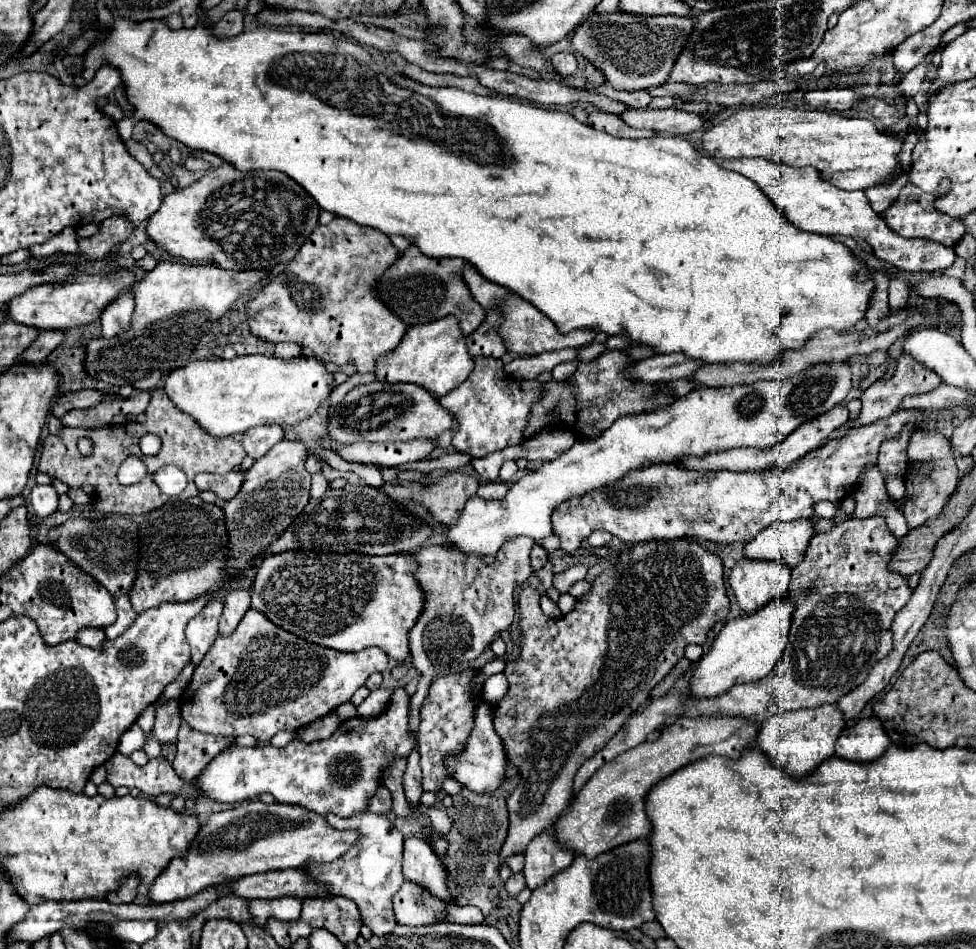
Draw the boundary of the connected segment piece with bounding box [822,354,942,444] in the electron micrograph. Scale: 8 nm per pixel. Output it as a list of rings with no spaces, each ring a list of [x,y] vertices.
[[[902,354],[902,356],[900,356],[900,362],[898,362],[898,366],[896,366],[896,372],[894,372],[888,380],[878,380],[878,382],[874,382],[874,384],[862,394],[862,398],[860,398],[860,400],[862,400],[860,416],[858,416],[856,420],[848,420],[848,422],[842,424],[840,428],[836,428],[822,444],[846,436],[848,430],[852,430],[852,428],[860,428],[860,426],[872,424],[872,422],[876,422],[876,420],[880,420],[880,418],[888,418],[892,412],[898,410],[898,404],[902,402],[904,396],[908,396],[908,394],[926,394],[926,392],[938,388],[940,384],[942,384],[942,380],[940,380],[934,372],[930,372],[930,370],[926,370],[922,364],[914,362],[914,358]]]

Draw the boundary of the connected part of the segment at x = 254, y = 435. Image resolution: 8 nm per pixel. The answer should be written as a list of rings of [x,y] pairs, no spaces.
[[[258,426],[258,428],[252,428],[250,432],[244,434],[242,444],[244,444],[246,454],[256,460],[256,458],[264,456],[280,440],[284,440],[282,426]]]

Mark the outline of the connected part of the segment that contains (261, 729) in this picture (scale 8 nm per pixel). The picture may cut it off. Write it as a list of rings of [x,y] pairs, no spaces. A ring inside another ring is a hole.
[[[250,608],[230,636],[218,634],[210,652],[196,666],[192,682],[180,696],[180,712],[192,730],[214,736],[250,734],[260,744],[268,744],[278,730],[298,730],[334,712],[364,686],[372,672],[386,668],[384,650],[366,648],[358,654],[326,650],[278,630]]]

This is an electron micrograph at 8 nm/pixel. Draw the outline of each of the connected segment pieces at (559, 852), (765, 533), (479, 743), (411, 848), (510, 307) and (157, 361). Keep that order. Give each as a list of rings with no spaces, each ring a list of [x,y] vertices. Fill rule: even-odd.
[[[554,826],[544,830],[540,838],[534,838],[530,846],[524,852],[524,878],[526,886],[530,890],[536,890],[544,886],[548,880],[552,880],[558,872],[566,870],[566,866],[572,864],[574,854],[566,848],[562,848],[554,838]]]
[[[798,518],[792,522],[776,522],[762,530],[744,548],[746,558],[778,560],[790,568],[802,562],[808,542],[816,534],[812,518]]]
[[[478,700],[476,702],[474,726],[472,726],[472,732],[470,732],[466,744],[464,744],[464,750],[460,754],[448,754],[446,760],[444,760],[450,778],[460,782],[462,786],[468,786],[474,792],[492,792],[492,790],[496,790],[504,782],[504,772],[506,772],[506,766],[508,766],[506,752],[502,750],[502,742],[500,742],[498,734],[494,734],[490,714],[492,714],[490,704]]]
[[[418,836],[404,838],[404,878],[426,886],[432,894],[438,894],[442,900],[450,900],[446,888],[446,870],[438,856],[432,854],[432,848],[426,840]]]
[[[508,294],[506,298],[502,298],[496,304],[496,308],[502,312],[498,336],[502,338],[506,350],[510,354],[516,354],[516,356],[532,356],[532,354],[550,352],[550,350],[580,348],[592,343],[597,335],[593,329],[579,329],[568,334],[560,334],[558,328],[554,326],[554,322],[550,322],[550,318],[546,318],[540,310],[536,310],[534,306],[530,306],[530,302],[526,302],[524,298],[520,298],[516,294]]]
[[[160,262],[154,270],[146,272],[132,288],[136,308],[130,326],[110,340],[100,336],[86,344],[86,356],[84,356],[86,374],[108,386],[130,384],[132,388],[138,390],[152,390],[158,384],[158,380],[162,380],[170,370],[190,362],[190,356],[204,334],[202,330],[206,328],[206,320],[214,322],[222,318],[234,306],[234,302],[264,276],[266,276],[264,272],[254,272],[254,270],[234,272],[234,270],[222,270],[218,266],[186,266],[176,262]]]

